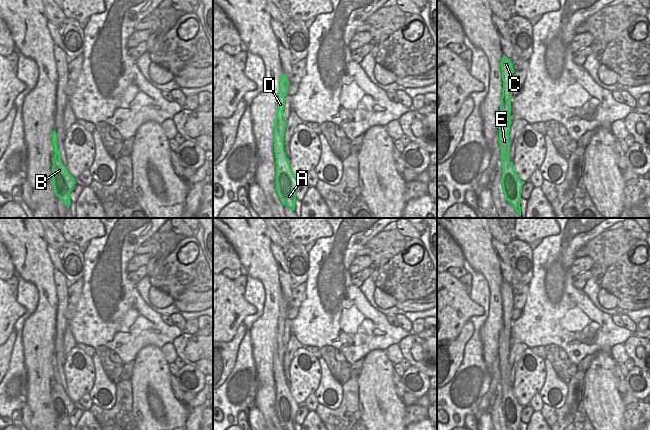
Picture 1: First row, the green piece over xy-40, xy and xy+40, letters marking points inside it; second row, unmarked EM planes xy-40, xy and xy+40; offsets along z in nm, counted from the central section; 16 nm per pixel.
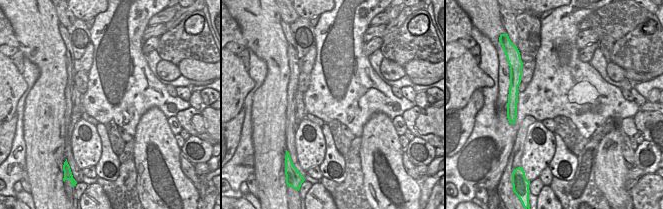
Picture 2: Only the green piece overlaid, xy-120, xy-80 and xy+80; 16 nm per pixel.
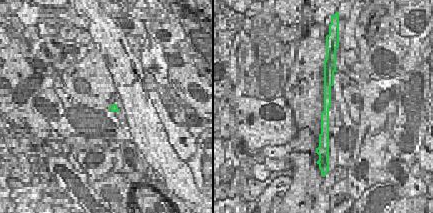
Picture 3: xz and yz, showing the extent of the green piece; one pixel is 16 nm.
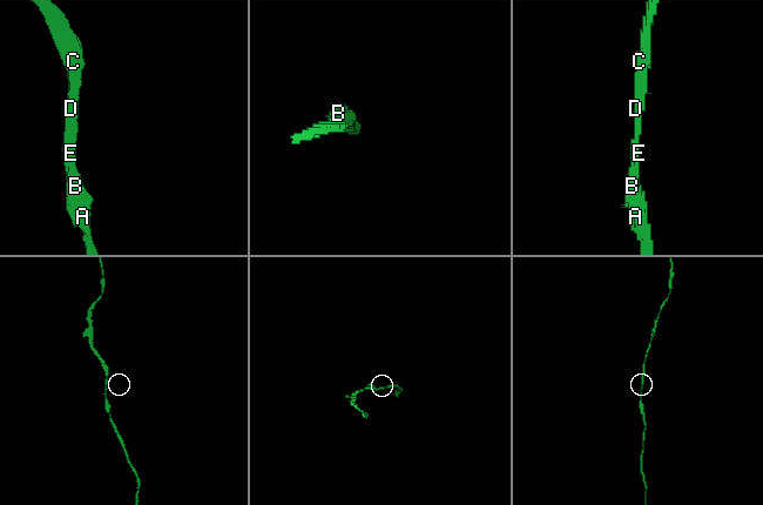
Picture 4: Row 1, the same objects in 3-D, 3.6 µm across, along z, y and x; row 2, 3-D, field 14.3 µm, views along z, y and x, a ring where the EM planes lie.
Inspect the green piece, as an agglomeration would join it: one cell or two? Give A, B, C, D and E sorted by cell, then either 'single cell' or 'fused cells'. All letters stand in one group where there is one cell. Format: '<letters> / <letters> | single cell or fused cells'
A B C D E | single cell

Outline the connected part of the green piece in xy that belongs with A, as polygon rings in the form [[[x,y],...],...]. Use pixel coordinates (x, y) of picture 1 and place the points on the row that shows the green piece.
[[[283,73],[279,80],[278,106],[277,116],[274,124],[274,153],[276,158],[276,191],[284,205],[287,205],[291,210],[295,210],[296,190],[300,181],[293,174],[289,160],[284,151],[284,132],[286,122],[283,119],[283,111],[285,97],[289,80]]]

